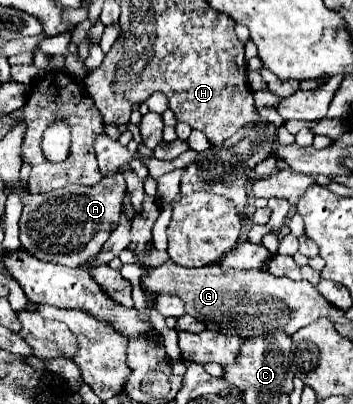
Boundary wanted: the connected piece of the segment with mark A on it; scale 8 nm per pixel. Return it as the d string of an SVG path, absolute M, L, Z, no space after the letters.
M122 173L102 177L96 185L66 185L58 191L26 195L20 217L20 245L40 261L82 267L96 259L100 247L118 227L126 181Z

